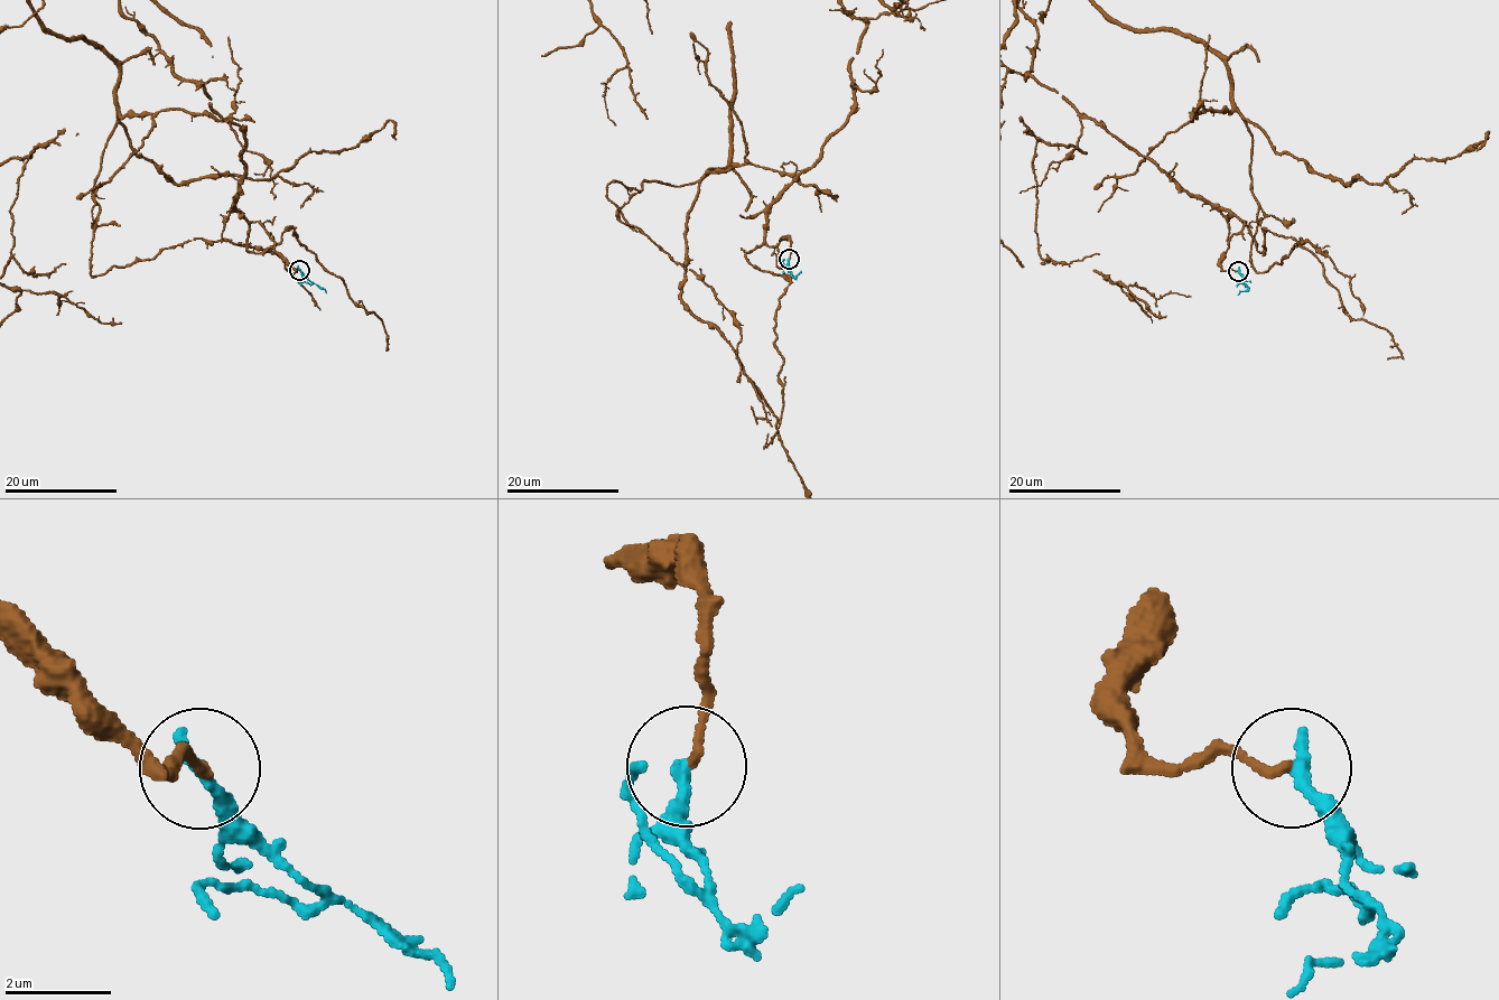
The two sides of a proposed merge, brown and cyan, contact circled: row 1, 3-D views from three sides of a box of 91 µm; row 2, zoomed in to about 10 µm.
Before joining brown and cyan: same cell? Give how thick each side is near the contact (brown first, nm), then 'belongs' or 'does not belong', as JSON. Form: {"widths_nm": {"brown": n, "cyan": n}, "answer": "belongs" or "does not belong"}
{"widths_nm": {"brown": 150, "cyan": 300}, "answer": "does not belong"}

